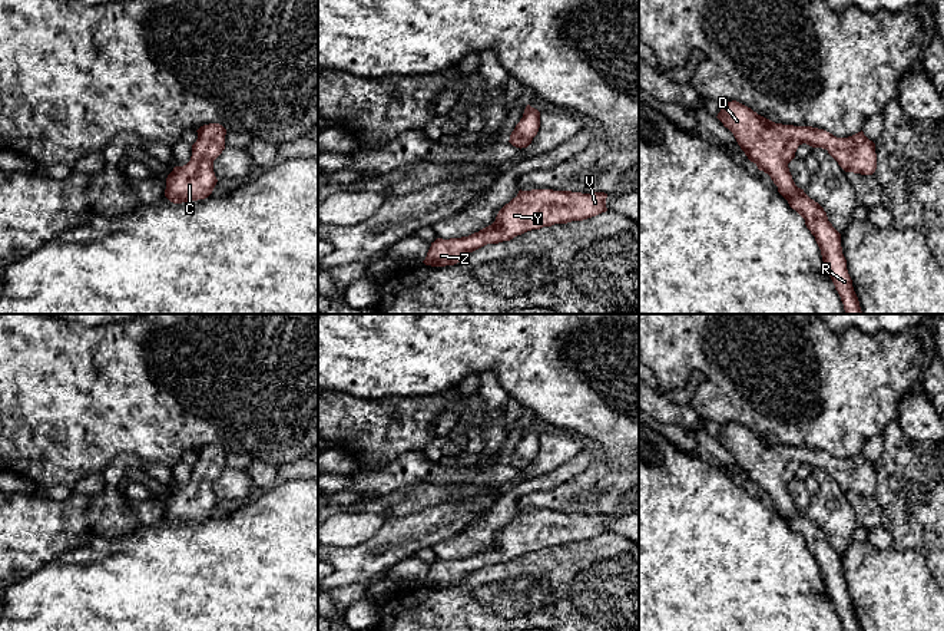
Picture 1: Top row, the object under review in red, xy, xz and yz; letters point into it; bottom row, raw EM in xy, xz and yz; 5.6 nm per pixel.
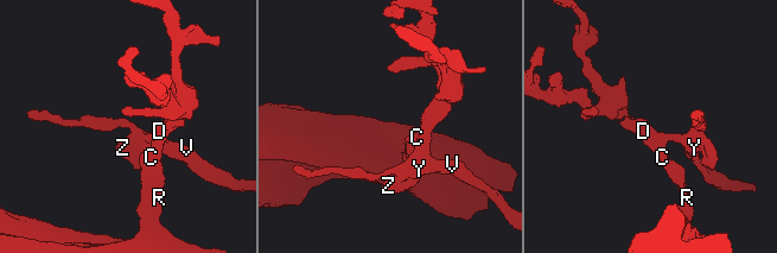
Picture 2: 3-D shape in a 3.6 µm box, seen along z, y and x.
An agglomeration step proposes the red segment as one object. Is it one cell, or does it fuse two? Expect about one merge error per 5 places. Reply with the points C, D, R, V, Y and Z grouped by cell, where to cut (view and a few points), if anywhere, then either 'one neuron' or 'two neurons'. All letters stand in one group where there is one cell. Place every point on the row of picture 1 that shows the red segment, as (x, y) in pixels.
C D R V Y Z; no cut; one neuron

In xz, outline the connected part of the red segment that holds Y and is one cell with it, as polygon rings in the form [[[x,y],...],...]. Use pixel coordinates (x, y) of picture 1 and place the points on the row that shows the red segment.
[[[520,189],[517,196],[499,211],[491,225],[468,237],[437,238],[423,262],[431,267],[454,265],[487,244],[510,241],[531,229],[596,217],[607,211],[606,198],[605,192]]]

